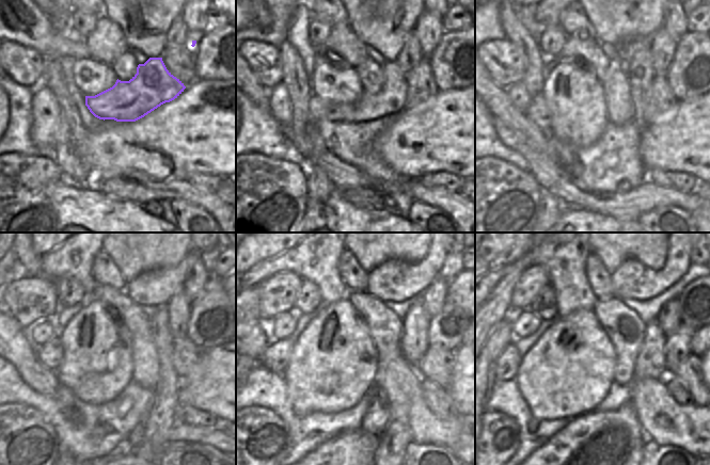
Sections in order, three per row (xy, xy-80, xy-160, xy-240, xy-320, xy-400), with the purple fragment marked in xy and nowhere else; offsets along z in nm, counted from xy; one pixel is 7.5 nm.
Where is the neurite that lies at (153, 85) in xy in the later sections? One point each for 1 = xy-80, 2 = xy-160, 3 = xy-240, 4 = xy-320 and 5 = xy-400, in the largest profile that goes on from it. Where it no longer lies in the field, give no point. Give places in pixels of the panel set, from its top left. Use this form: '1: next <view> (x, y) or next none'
1: next xy-80 (391, 98)
2: next xy-160 (537, 111)
3: next xy-240 (51, 353)
4: next xy-320 (277, 355)
5: next xy-400 (507, 365)

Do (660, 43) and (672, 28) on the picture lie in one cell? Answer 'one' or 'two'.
two

